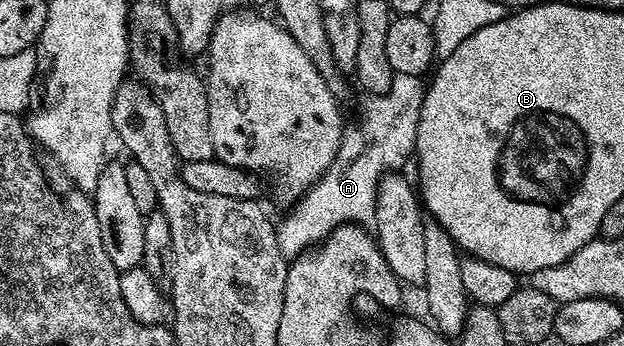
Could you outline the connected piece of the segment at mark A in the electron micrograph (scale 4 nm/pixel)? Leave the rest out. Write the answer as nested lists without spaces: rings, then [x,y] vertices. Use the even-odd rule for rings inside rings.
[[[393,74],[392,80],[390,81],[390,89],[386,89],[386,93],[381,95],[368,95],[365,98],[364,108],[360,111],[360,131],[356,131],[347,136],[341,142],[338,153],[334,157],[334,161],[328,166],[326,173],[320,178],[320,180],[315,183],[310,190],[304,192],[299,199],[296,200],[294,206],[291,208],[292,216],[289,219],[284,219],[281,223],[278,223],[276,227],[276,236],[278,237],[278,249],[283,253],[284,258],[291,261],[300,258],[305,251],[311,251],[313,247],[324,242],[324,238],[329,235],[335,227],[341,227],[344,223],[355,223],[361,227],[367,227],[369,229],[375,228],[376,226],[376,198],[378,197],[378,185],[380,180],[384,178],[385,175],[395,172],[400,169],[400,166],[404,162],[411,160],[413,158],[414,152],[416,150],[416,126],[420,120],[420,114],[422,113],[422,105],[424,104],[424,92],[426,90],[426,83],[421,76],[418,75],[398,75]]]

